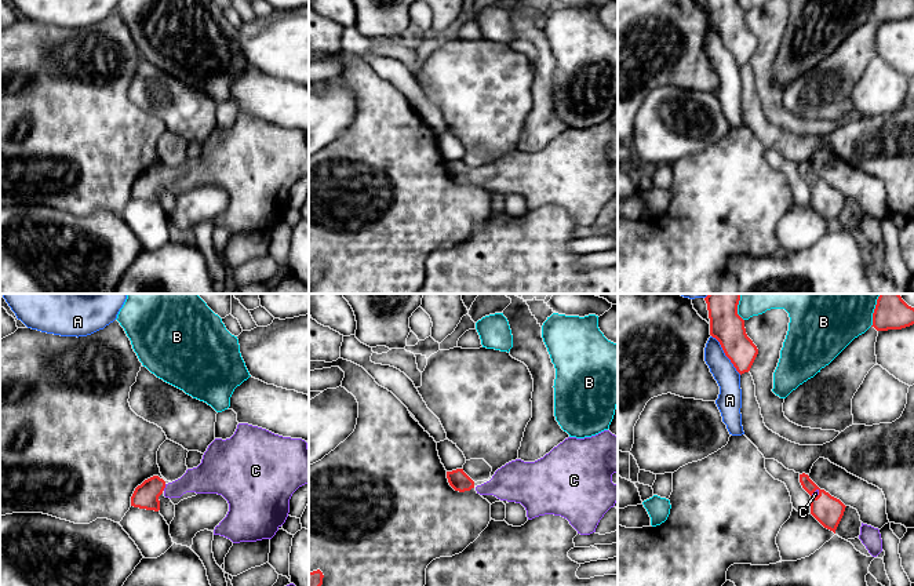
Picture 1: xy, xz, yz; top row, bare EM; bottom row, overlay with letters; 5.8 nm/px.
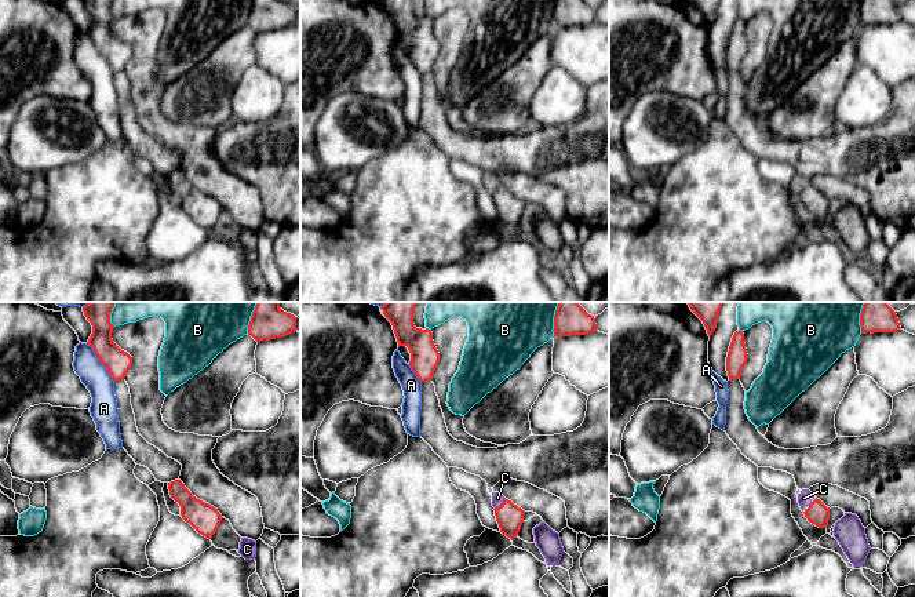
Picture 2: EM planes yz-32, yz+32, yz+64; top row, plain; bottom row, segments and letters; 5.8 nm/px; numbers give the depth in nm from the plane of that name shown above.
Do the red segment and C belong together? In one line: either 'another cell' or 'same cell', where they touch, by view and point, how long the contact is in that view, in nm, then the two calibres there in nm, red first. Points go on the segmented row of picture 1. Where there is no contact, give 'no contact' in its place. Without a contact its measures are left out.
same cell; meets red in xy at (164, 487); contact 40 nm long; 140 nm thick on the red side, 180 nm on the other

